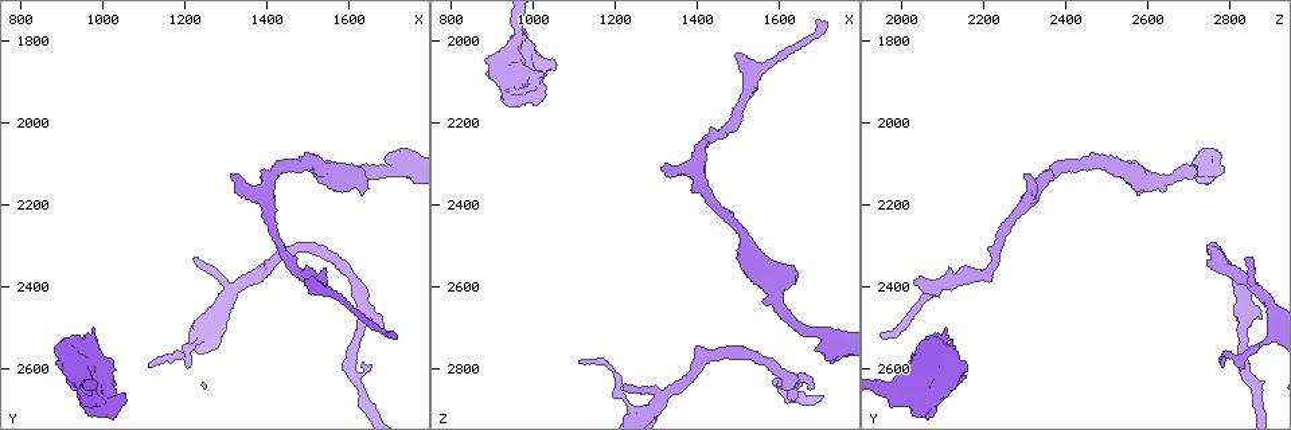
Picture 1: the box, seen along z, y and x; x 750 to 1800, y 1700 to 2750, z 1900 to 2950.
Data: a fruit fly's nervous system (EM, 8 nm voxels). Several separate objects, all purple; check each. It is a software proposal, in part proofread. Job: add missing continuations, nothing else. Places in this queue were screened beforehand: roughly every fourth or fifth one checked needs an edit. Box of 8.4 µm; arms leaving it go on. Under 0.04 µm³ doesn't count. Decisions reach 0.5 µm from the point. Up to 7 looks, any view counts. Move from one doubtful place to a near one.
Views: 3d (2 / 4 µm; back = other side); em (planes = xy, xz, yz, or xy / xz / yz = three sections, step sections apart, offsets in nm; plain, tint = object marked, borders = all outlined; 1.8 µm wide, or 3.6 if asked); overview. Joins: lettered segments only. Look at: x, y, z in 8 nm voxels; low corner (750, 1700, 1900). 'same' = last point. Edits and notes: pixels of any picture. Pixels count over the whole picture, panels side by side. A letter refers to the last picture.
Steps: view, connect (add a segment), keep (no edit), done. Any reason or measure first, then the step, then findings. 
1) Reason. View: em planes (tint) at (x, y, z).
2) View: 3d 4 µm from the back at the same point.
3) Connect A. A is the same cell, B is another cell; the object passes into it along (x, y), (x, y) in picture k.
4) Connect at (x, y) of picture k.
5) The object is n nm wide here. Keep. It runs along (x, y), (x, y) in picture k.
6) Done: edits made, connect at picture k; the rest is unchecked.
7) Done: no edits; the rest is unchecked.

View: 3d 4 µm from the back at (1690, 2495, 2850).

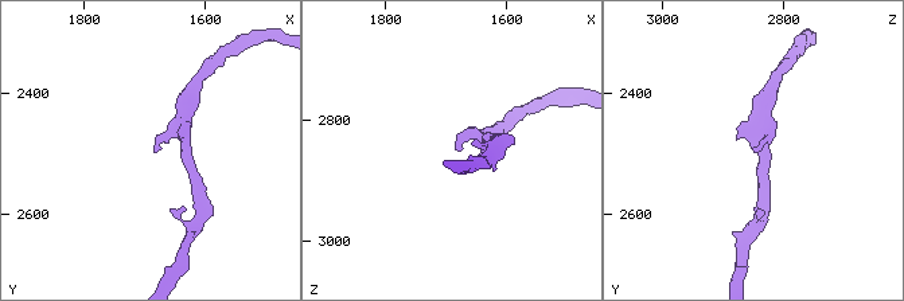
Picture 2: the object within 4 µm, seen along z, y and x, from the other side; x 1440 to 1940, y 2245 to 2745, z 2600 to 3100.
Need the tissue. View: em yz step 4 (tint) at (1685, 2495, 2850).

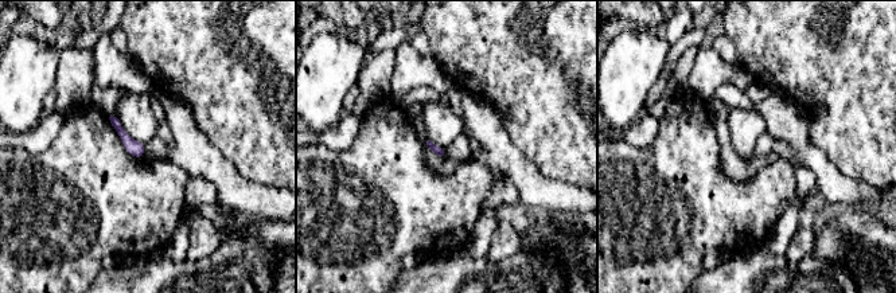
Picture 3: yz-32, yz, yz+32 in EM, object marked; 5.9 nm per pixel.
View: em yz step 4 (borders) at the same point.

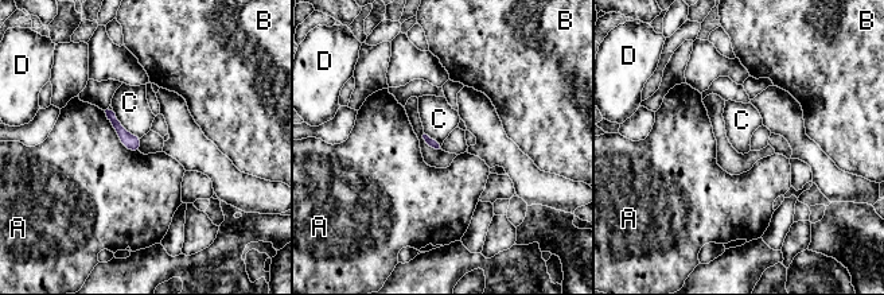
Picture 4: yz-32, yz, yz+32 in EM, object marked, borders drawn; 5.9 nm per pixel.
Keep. A, B, C and D are other cells; a border runs along (112, 111), (129, 132), (140, 138) in picture 4; no lettered segment goes on from it.

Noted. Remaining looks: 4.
View: em xz step 8 (borders) at (1230, 2330, 2840).

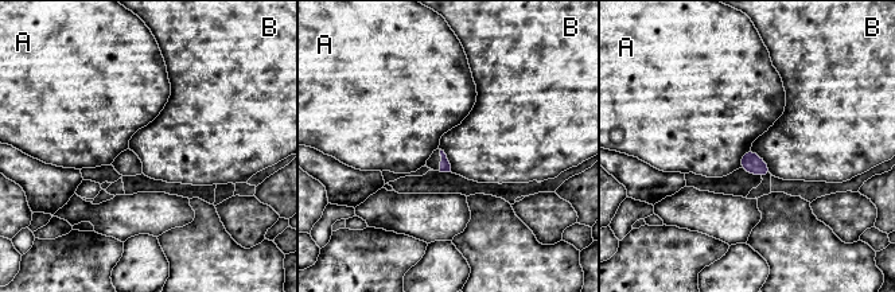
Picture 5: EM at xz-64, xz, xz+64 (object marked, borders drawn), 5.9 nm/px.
View: em planes (borders) at the same point.

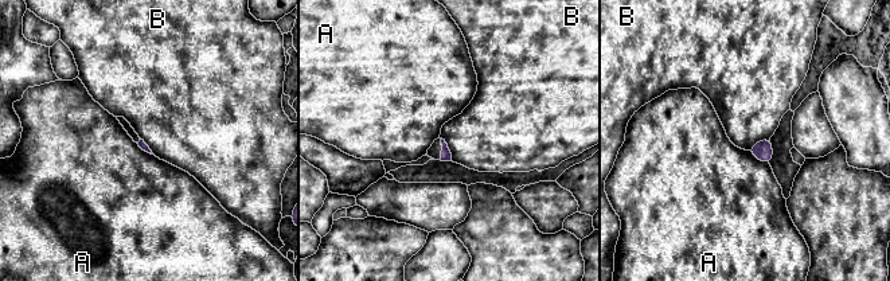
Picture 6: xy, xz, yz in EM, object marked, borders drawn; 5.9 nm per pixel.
Keep. A and B are other cells; a border runs along (441, 137), (452, 160) in picture 6; no lettered segment goes on from it.

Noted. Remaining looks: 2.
Done: no edits; the rest is unchecked.

